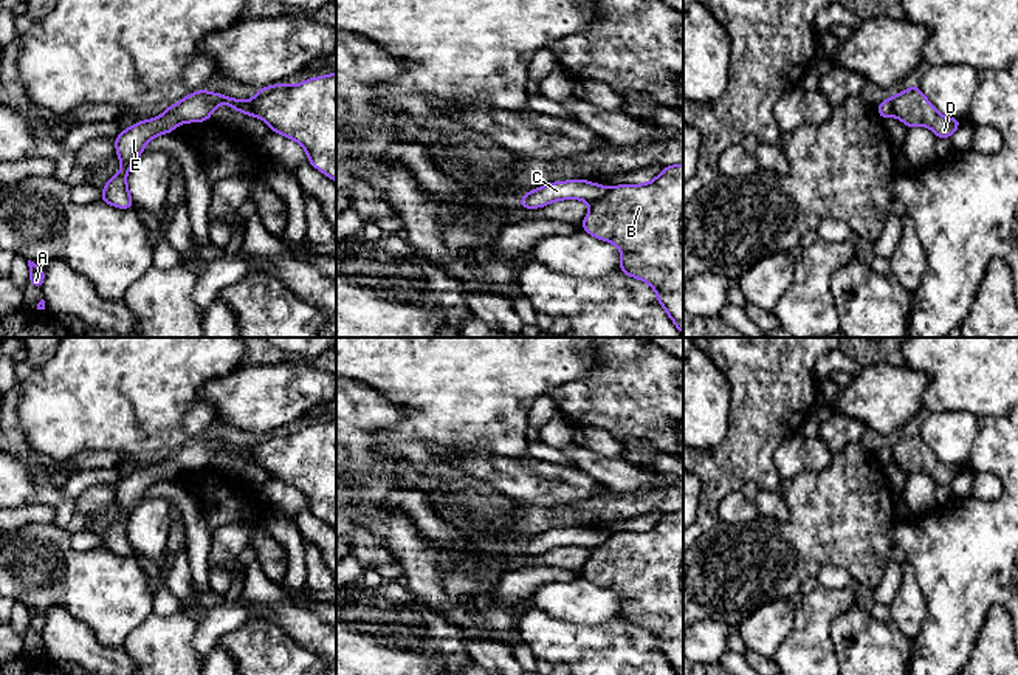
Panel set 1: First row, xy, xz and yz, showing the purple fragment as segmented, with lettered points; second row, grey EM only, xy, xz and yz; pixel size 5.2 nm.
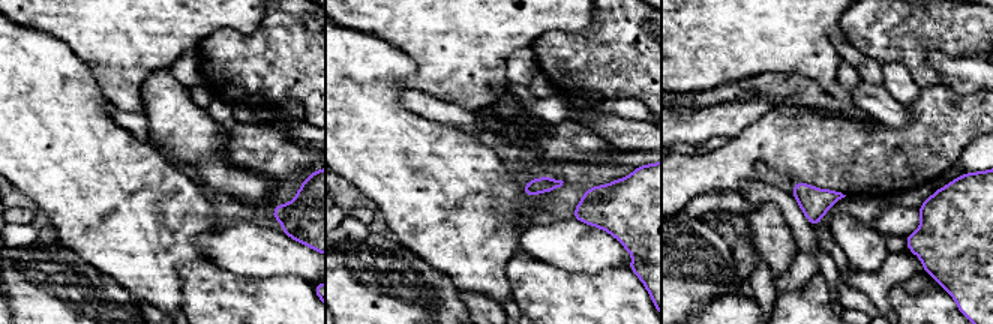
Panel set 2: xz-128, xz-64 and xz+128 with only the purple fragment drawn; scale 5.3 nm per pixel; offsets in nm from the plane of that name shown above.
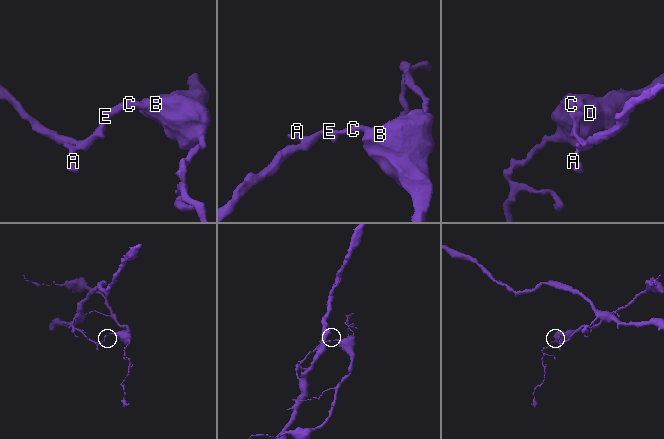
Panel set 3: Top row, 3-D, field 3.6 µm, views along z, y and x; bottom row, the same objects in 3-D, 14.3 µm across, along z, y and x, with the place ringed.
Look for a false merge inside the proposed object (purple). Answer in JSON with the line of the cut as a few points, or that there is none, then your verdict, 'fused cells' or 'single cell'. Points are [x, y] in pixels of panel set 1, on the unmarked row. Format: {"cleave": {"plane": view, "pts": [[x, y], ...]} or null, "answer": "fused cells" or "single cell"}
{"cleave": {"plane": "xz", "pts": [[609, 536], [591, 550]]}, "answer": "fused cells"}

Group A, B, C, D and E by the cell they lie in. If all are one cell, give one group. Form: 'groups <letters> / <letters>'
groups A C E / B D

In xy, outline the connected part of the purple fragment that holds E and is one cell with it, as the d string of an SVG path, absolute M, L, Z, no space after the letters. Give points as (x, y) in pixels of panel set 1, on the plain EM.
M203 435L164 455L160 464L139 466L135 472L122 477L113 486L116 492L115 500L121 506L121 517L102 533L104 539L99 548L119 556L132 556L135 548L127 536L127 520L141 503L146 491L160 481L172 480L180 471L209 468L212 457L222 451L228 451L232 457L243 461L256 463L251 447L211 440Z

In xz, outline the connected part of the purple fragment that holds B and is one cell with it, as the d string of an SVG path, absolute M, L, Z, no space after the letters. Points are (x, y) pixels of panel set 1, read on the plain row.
M683 511L665 512L646 531L618 531L590 550L583 577L621 598L620 619L646 629L677 675L683 675Z

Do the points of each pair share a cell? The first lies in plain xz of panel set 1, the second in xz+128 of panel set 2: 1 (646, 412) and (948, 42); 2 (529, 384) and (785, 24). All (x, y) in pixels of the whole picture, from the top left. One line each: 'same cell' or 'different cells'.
1: same cell
2: same cell

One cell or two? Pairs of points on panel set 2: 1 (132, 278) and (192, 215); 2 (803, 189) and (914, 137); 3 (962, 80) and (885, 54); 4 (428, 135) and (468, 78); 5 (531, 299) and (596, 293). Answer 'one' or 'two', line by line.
1: one
2: one
3: two
4: two
5: one

